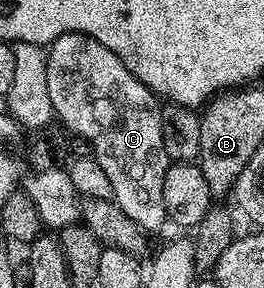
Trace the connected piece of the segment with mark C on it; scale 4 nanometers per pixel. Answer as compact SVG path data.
M73 31L61 35L55 43L49 44L47 54L48 96L51 97L53 114L67 127L70 135L84 137L90 143L92 158L108 173L112 185L112 198L128 217L143 232L158 231L167 226L168 220L164 209L164 173L170 168L171 161L165 155L164 133L161 132L161 115L163 108L154 92L136 78L126 68L124 61L104 49L100 41L90 35Z

